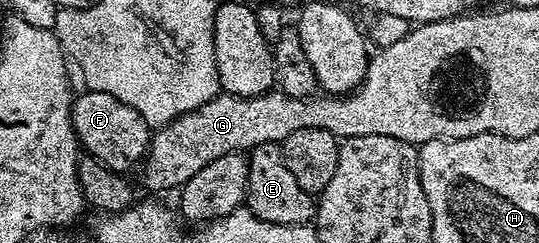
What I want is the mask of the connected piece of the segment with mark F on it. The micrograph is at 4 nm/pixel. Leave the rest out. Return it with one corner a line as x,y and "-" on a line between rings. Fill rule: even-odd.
82,91
82,94
73,98
70,106
72,127
78,136
81,148
89,156
95,157
104,167
113,173
129,174
129,169
139,164
150,150
152,126
147,121
135,120
136,114
128,103
108,95
104,91

